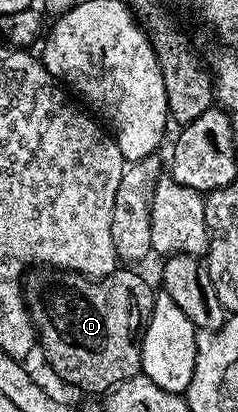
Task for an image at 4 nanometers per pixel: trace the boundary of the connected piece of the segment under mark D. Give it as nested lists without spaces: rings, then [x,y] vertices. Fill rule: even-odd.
[[[47,266],[37,267],[35,270],[29,271],[23,277],[22,287],[24,290],[24,304],[28,308],[28,313],[32,319],[32,324],[36,328],[36,339],[38,341],[39,351],[44,351],[44,360],[52,367],[52,372],[60,380],[65,380],[68,384],[73,384],[76,388],[88,392],[84,394],[107,394],[112,389],[117,388],[122,382],[126,382],[130,378],[141,375],[140,366],[140,342],[144,335],[144,326],[148,323],[148,318],[152,314],[152,301],[154,299],[154,288],[151,288],[142,277],[136,273],[136,270],[128,270],[132,272],[123,272],[117,270],[109,276],[101,276],[99,278],[89,278],[78,274],[77,272],[67,272],[64,268],[49,268]]]

